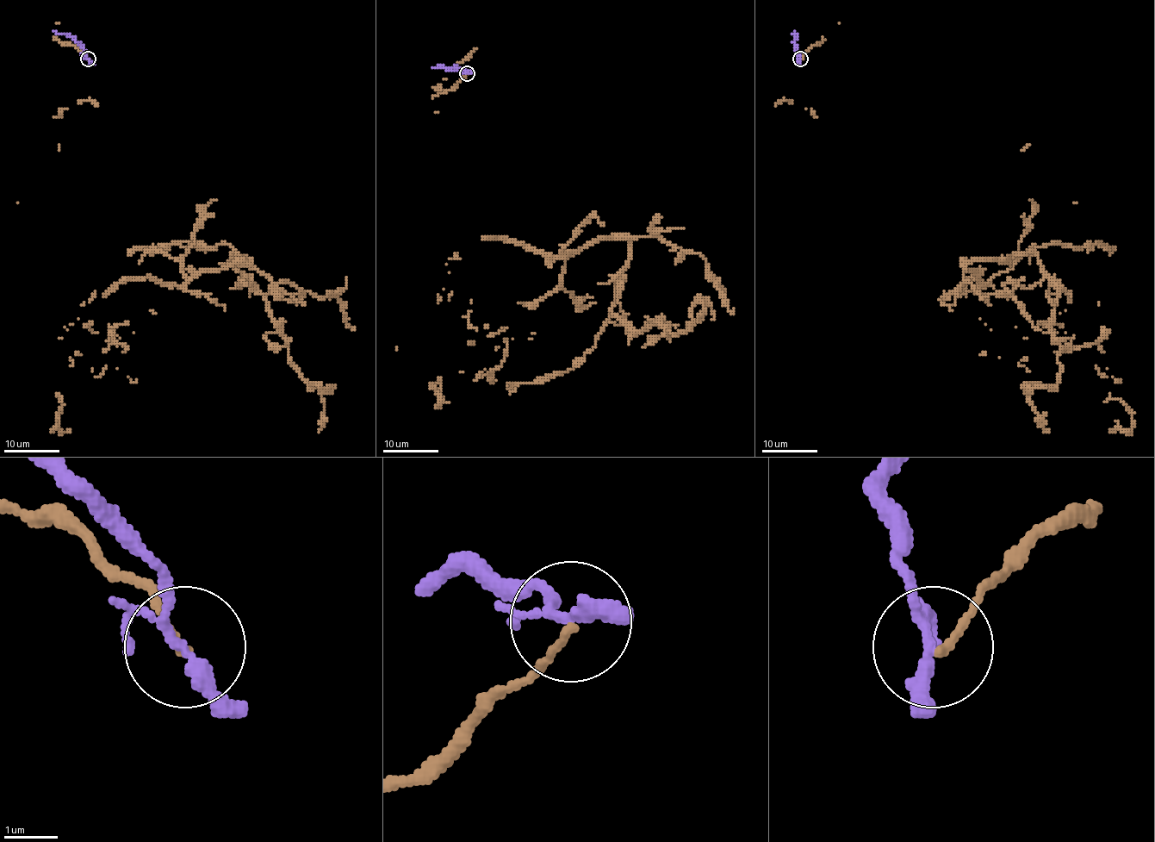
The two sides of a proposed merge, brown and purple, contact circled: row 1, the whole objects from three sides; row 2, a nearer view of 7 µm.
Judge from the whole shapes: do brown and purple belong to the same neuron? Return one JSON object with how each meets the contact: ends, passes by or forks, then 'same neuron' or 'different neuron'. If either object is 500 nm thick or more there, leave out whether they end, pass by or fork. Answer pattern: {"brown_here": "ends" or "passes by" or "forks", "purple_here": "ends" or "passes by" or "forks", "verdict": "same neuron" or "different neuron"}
{"brown_here": "ends", "purple_here": "forks", "verdict": "different neuron"}

